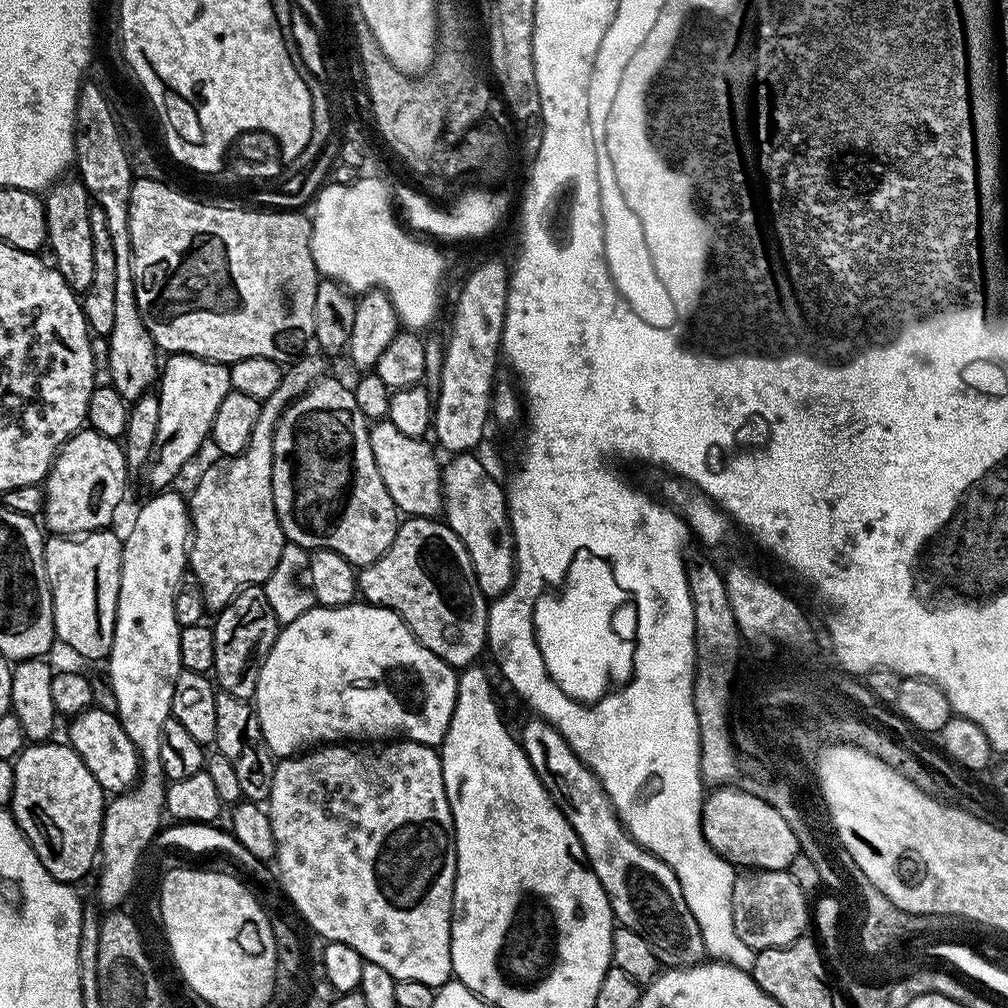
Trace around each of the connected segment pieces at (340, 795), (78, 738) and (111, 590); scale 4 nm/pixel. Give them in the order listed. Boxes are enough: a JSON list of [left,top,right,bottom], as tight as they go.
[[266,738,456,989],[67,706,140,794],[44,530,122,661]]

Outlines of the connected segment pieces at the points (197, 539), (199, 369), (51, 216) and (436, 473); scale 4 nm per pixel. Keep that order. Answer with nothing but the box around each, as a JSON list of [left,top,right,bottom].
[[187,355,325,609],[142,352,232,490],[43,178,94,294],[368,418,444,518]]

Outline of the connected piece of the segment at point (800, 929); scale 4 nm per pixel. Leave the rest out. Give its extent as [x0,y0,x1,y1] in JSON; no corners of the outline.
[732,870,810,950]

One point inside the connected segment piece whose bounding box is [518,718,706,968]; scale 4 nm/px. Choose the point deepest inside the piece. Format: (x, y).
(645, 895)

